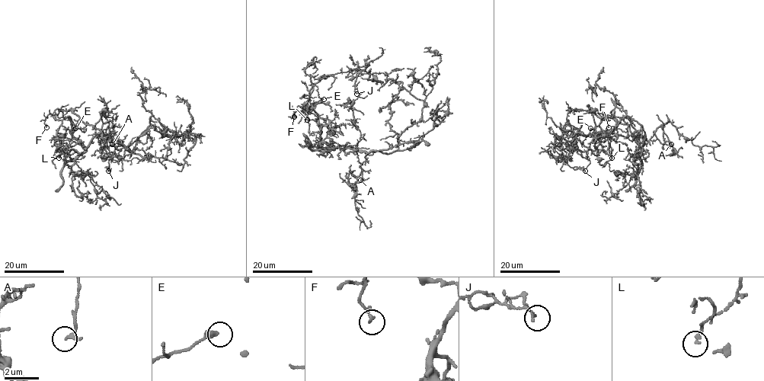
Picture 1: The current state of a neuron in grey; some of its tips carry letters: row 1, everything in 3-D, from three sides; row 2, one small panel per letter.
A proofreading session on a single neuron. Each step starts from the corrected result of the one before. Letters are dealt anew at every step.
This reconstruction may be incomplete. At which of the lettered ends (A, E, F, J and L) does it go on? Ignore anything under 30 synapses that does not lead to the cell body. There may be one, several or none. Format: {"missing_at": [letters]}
{"missing_at": []}

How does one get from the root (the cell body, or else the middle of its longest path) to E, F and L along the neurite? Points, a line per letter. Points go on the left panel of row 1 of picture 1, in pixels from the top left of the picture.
E: (87, 145), (84, 147), (72, 134), (72, 123), (68, 116), (62, 120), (62, 126), (67, 129), (75, 128)
F: (87, 145), (84, 147), (72, 134), (68, 116), (57, 120), (49, 114), (44, 123), (46, 127)
L: (87, 145), (84, 147), (72, 134), (72, 123), (67, 116), (57, 133), (59, 141), (69, 139), (59, 158)

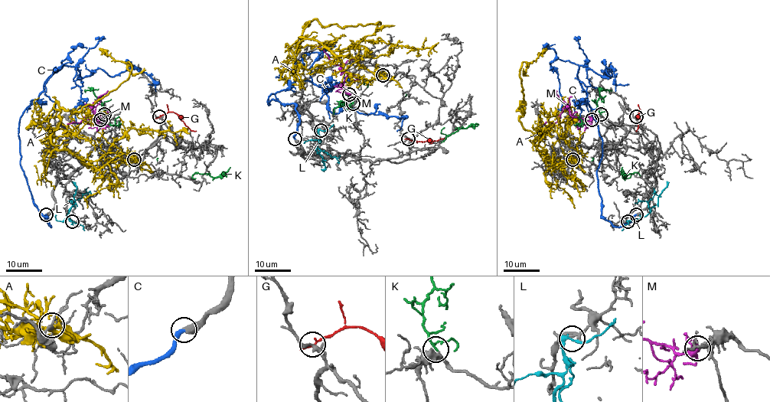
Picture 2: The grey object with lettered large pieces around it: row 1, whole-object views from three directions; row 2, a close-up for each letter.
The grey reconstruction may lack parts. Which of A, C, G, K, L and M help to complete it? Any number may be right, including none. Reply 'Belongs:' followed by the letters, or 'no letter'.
Belongs: C

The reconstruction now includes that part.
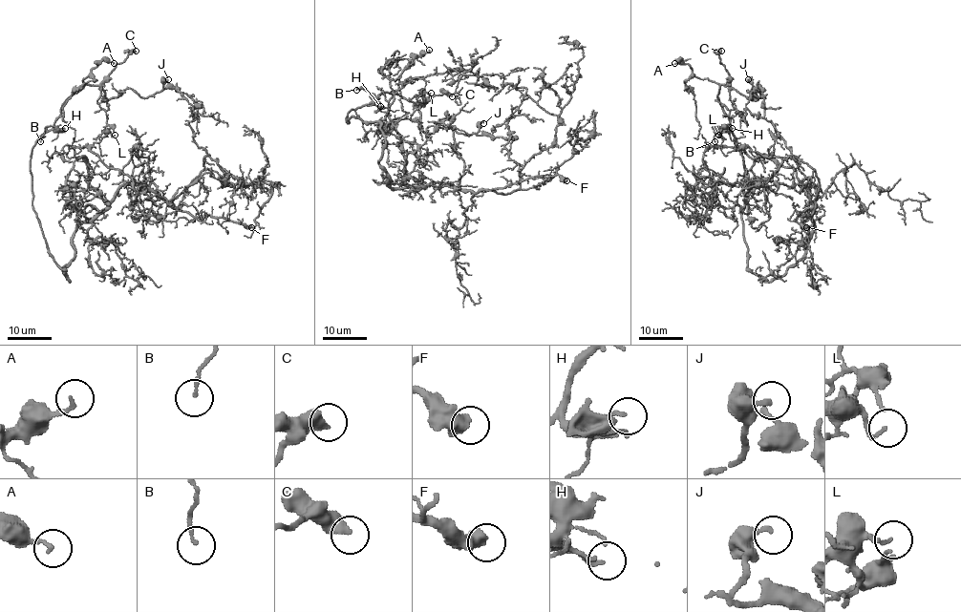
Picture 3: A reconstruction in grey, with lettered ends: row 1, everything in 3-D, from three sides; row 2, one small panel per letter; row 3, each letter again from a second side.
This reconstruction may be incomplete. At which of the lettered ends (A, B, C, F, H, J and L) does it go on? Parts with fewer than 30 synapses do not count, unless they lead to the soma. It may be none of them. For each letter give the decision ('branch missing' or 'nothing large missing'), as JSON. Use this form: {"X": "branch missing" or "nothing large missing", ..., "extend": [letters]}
{"A": "nothing large missing", "B": "nothing large missing", "C": "nothing large missing", "F": "branch missing", "H": "nothing large missing", "J": "nothing large missing", "L": "nothing large missing", "extend": ["F"]}

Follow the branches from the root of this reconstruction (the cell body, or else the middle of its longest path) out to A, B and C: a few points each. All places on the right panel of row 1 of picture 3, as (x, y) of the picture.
A: (786, 270), (762, 282), (747, 268), (741, 212), (748, 176), (719, 85), (698, 78), (680, 59), (674, 63)
B: (786, 270), (762, 282), (747, 268), (741, 212), (748, 176), (742, 153), (729, 130), (715, 126), (715, 141)
C: (786, 270), (762, 282), (747, 268), (741, 212), (748, 176), (718, 98), (719, 87), (728, 84), (721, 51)

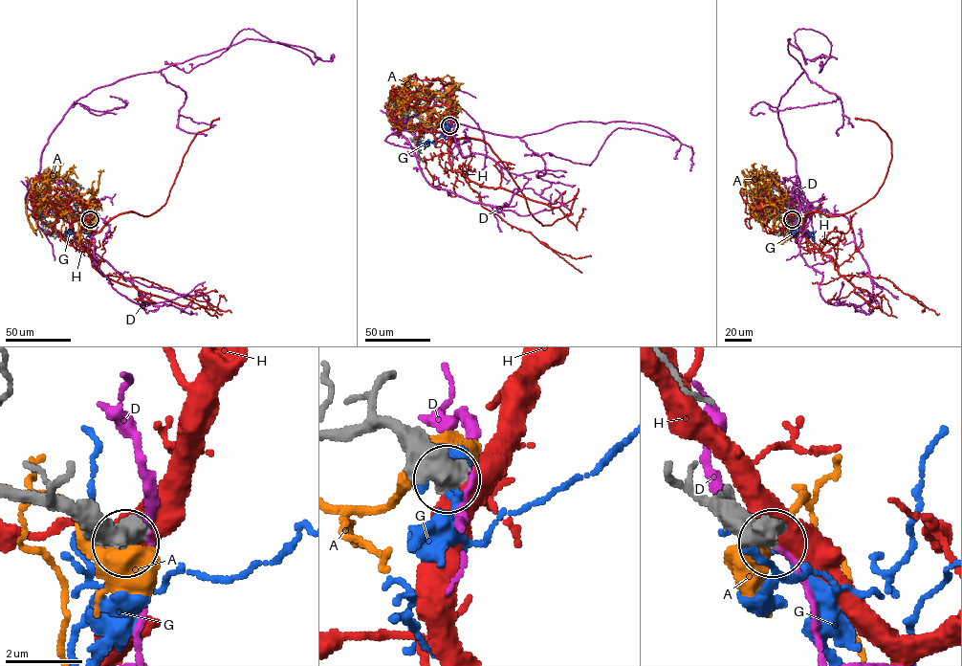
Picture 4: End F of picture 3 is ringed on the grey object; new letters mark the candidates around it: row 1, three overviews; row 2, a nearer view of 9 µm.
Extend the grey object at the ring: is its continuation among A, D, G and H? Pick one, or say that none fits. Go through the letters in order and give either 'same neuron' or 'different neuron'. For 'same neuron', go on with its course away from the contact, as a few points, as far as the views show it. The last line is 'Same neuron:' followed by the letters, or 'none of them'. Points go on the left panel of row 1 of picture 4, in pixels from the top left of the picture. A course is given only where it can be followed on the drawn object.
A: different neuron
D: different neuron
G: same neuron; course (90, 219), (81, 231), (61, 236), (65, 234), (65, 231)
H: different neuron
Same neuron: G

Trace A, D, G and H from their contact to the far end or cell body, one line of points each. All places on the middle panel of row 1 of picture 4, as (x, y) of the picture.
A: (448, 124), (427, 127), (401, 123), (404, 104), (392, 94), (396, 97), (404, 89), (409, 76), (415, 77)
D: (450, 124), (399, 130), (428, 111), (508, 137), (625, 122), (677, 139), (619, 127), (590, 165), (524, 155)
G: (449, 124), (443, 135), (422, 144), (425, 149)
H: (449, 124), (452, 139), (473, 138), (490, 145), (524, 196), (529, 210), (543, 226), (569, 213), (579, 188)

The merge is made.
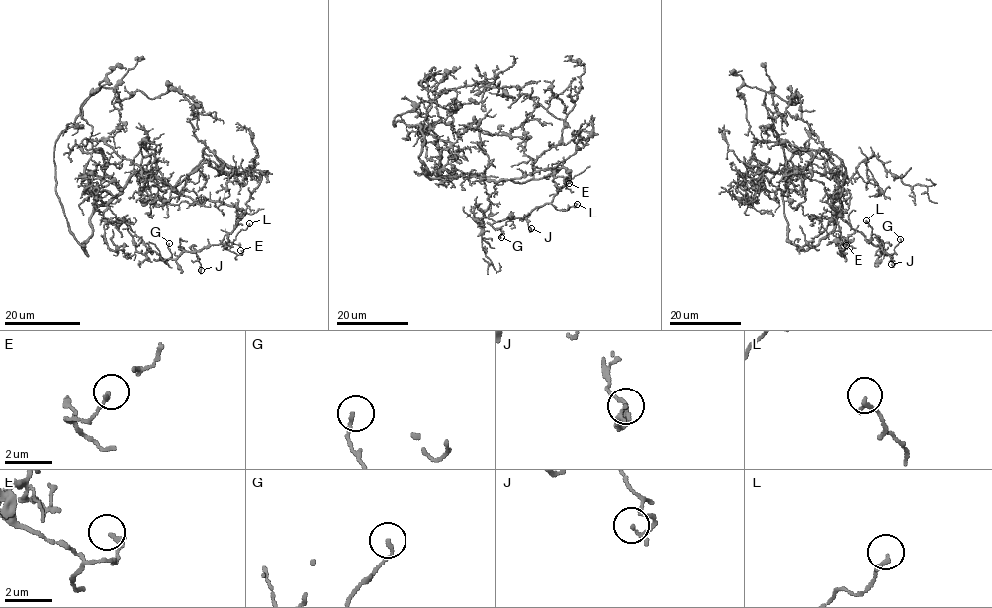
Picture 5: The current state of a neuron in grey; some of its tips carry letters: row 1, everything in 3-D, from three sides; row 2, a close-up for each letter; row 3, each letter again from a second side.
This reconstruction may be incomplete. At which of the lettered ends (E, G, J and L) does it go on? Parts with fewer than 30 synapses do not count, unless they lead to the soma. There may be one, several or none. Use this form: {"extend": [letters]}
{"extend": []}

